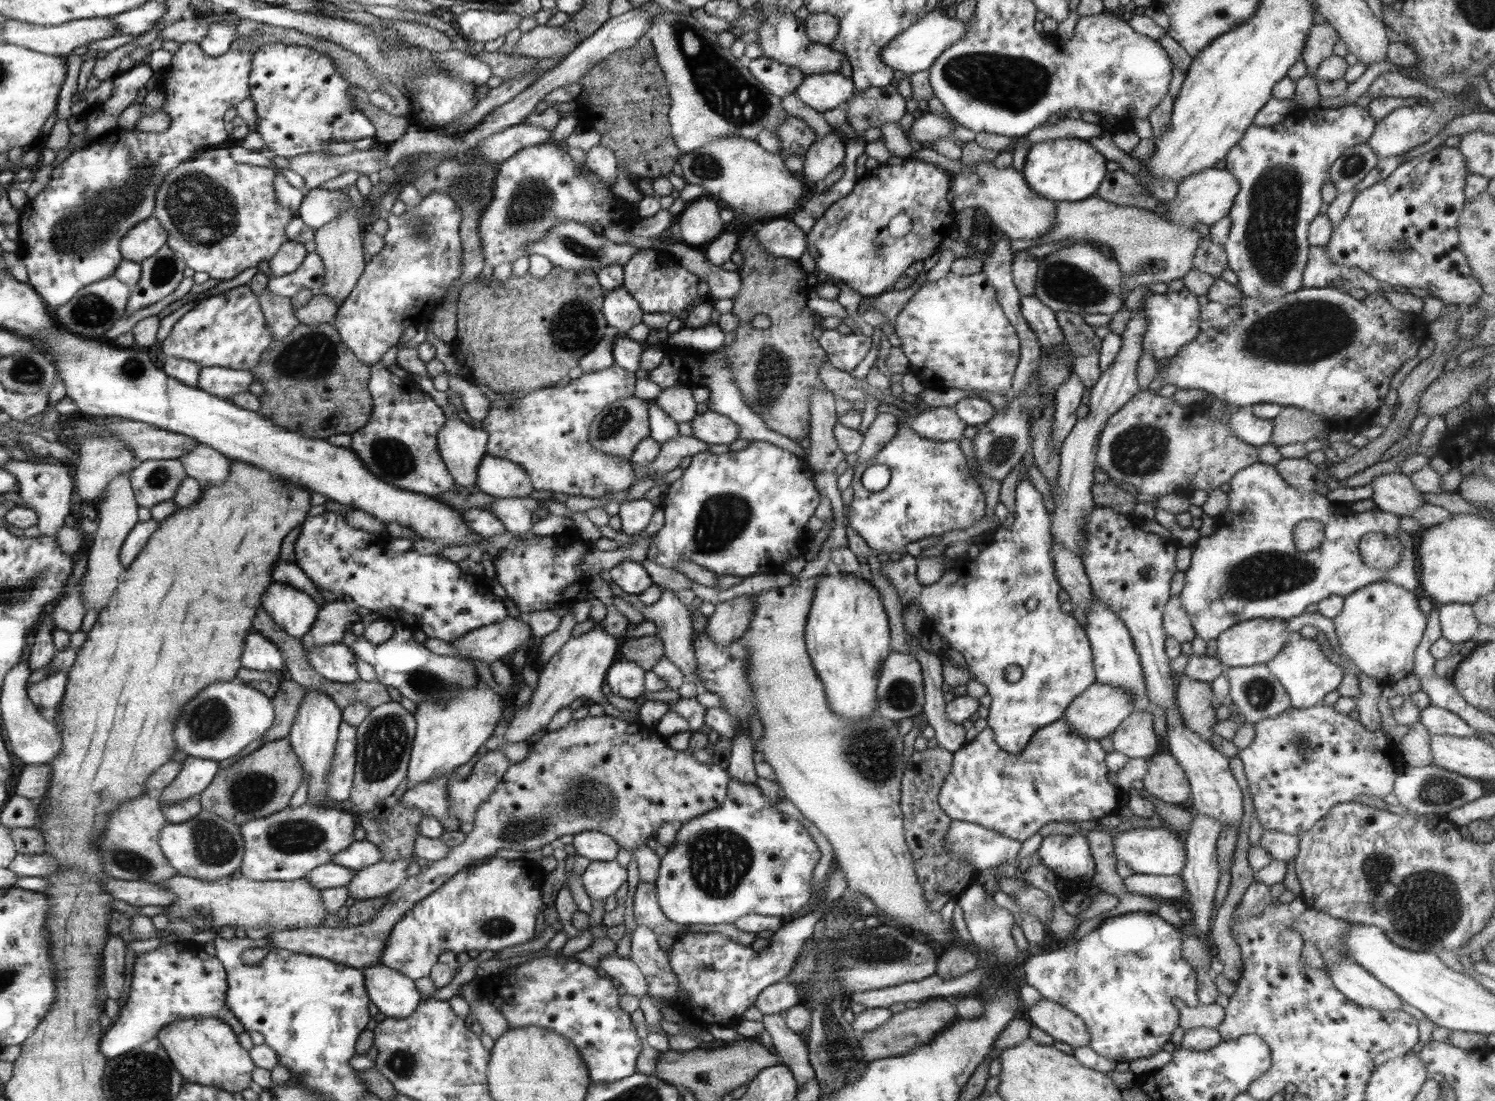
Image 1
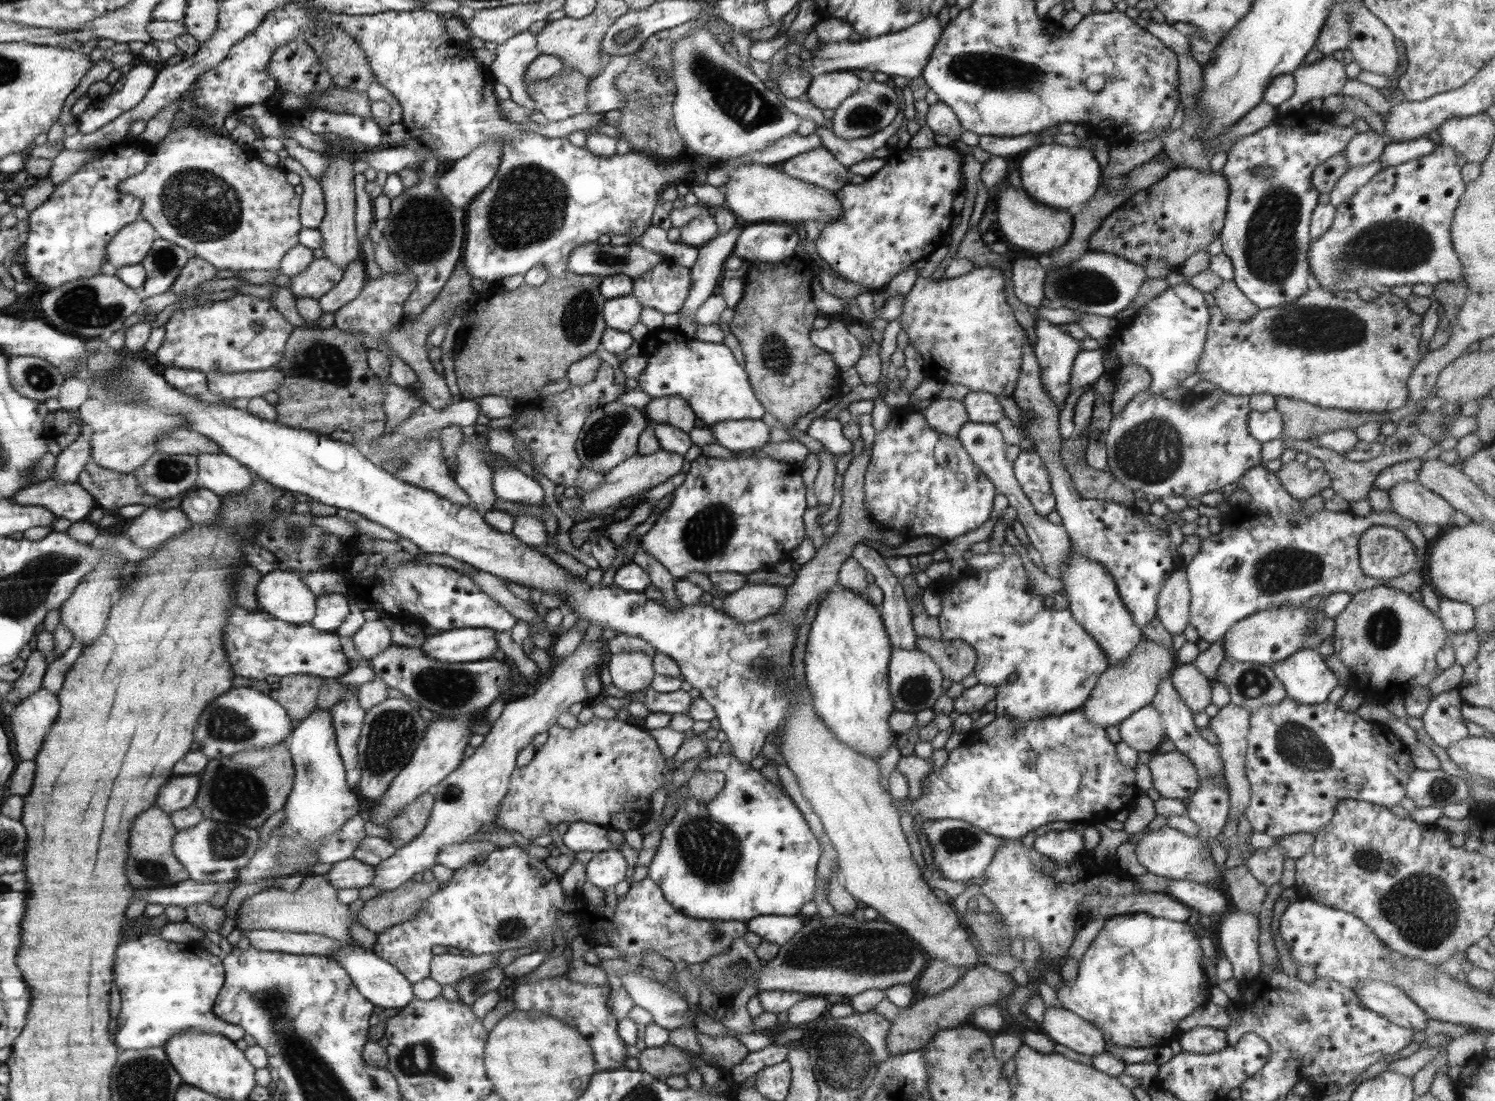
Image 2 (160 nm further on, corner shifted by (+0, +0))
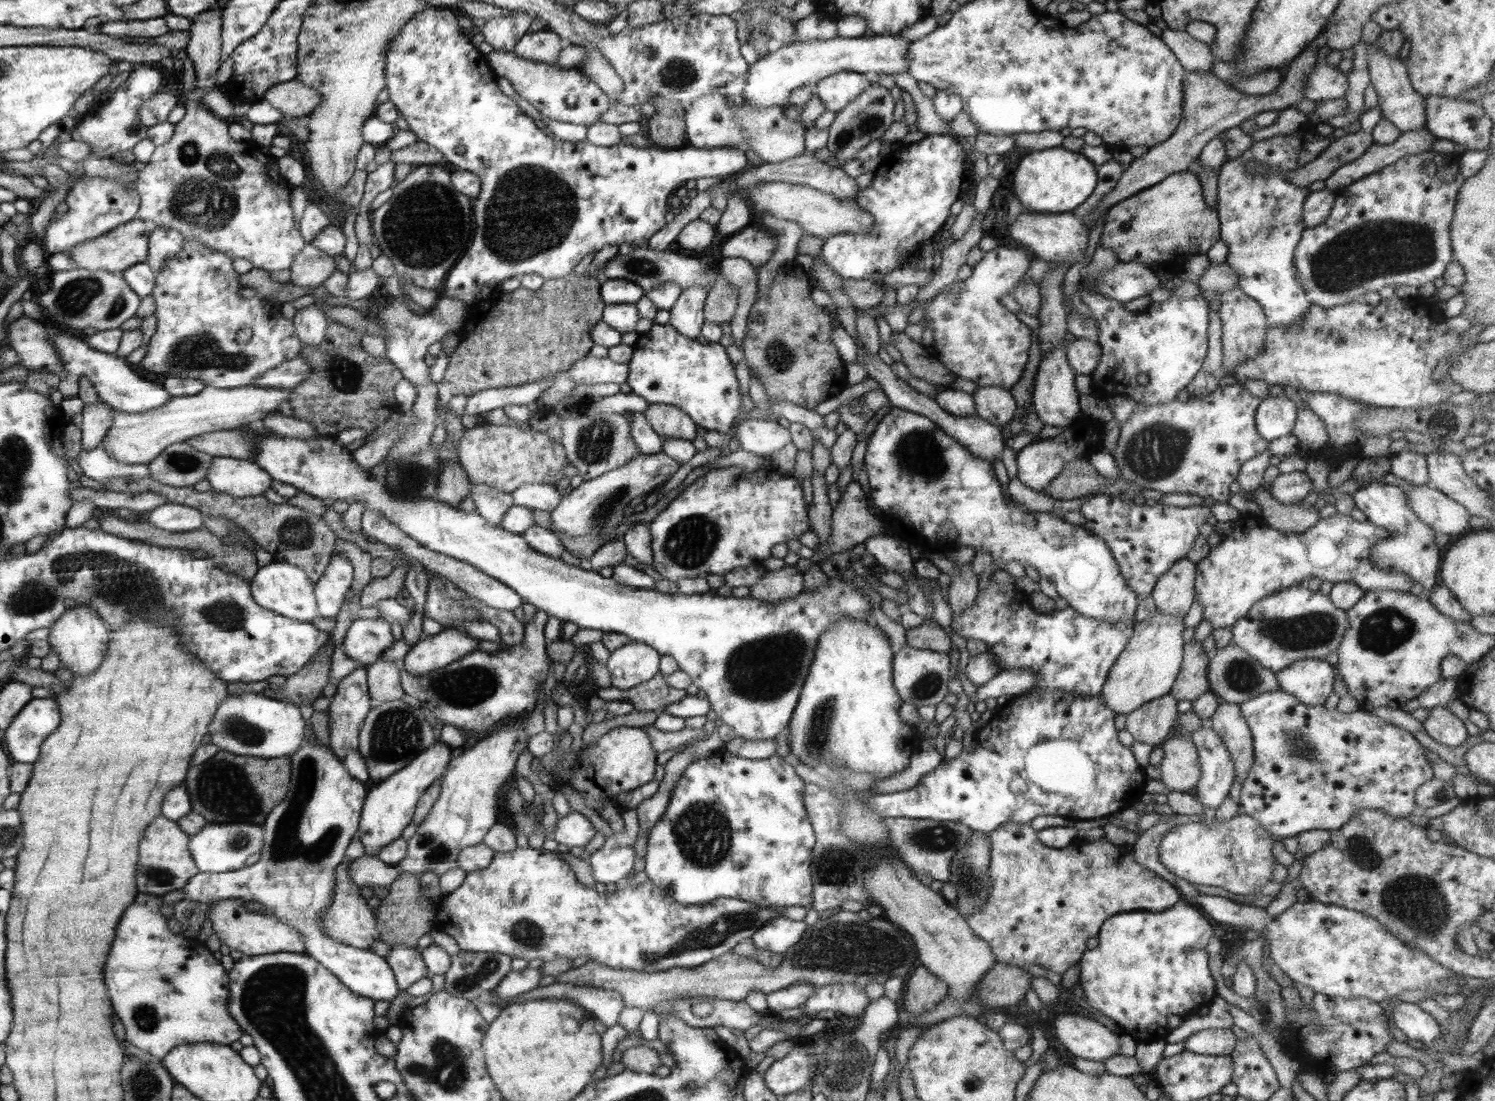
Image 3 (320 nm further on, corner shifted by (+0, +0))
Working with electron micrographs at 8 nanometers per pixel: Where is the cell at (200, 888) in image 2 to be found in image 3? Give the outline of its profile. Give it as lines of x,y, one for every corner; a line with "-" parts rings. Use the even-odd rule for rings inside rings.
306,738
306,741
300,747
298,753
294,753
294,755
290,757
290,761
292,762
292,780
289,784
289,792
285,796
285,799
278,804
277,807
273,808
273,811
270,812
265,823
262,825
262,828
265,831
265,848
260,851
260,859
253,865
244,866
238,870
225,873
205,873
200,870
199,873
196,876
193,876
193,878
189,880
189,883
181,889
185,892
184,900
186,900
186,898
190,900
198,900
198,902
208,905
214,904
214,902
218,902
220,900
228,900
228,898
238,898
244,901
258,902
266,907
266,910
270,915
277,916
277,918
284,924
288,924
292,928
295,928
296,932
300,932
301,936
304,936
304,943
306,944
305,953
308,956
314,957
314,960
320,961
327,969
329,969
330,972
334,973
334,976
340,977
340,979
355,993
359,993
365,997
370,997
372,1000
387,1000
390,1002
402,990
400,989
400,985
397,984
396,975
393,972
391,965
385,959
385,956
378,956
377,953
370,949
354,948
350,945
342,944
341,941
334,940
333,937
331,937
329,933
326,933
325,929
321,927
321,917
327,908
330,907
330,904
333,903
334,893
336,891
337,875
334,869
338,864
340,864
340,862
342,862
344,852
346,852
346,848
348,844
350,844
352,836
354,836
356,832
360,831
361,810
364,806
365,799
368,798
369,783
359,781
357,777
348,773
348,770
346,770
346,768
340,763
339,758
334,755
332,748
330,749
326,747
320,743
318,739
307,740

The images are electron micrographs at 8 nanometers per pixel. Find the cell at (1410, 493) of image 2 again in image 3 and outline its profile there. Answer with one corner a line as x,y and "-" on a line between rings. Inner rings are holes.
1430,484
1415,486
1414,489
1406,492
1410,508
1435,532
1447,534
1448,536
1462,536
1470,532
1471,527
1468,519
1471,512
1463,504
1456,502
1452,497
1433,489

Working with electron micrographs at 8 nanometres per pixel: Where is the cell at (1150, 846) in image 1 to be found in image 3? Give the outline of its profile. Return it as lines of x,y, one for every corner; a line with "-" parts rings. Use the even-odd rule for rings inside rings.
1239,811
1230,820
1218,820
1213,814
1212,823
1190,822
1173,826
1159,840
1159,859
1172,874
1184,878
1191,884
1200,886
1221,886
1235,895
1250,895
1271,881
1274,865
1277,863
1272,853
1272,844
1279,838
1268,832
1255,818

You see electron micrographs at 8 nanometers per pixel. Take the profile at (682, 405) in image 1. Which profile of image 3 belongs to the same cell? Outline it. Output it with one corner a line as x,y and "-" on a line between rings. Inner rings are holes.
649,404
644,412
651,428
662,439
693,441
698,434
698,426
689,413
670,404

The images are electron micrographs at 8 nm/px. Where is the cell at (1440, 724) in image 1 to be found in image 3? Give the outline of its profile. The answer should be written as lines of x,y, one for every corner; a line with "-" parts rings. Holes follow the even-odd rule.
1448,704
1430,710
1422,726
1436,742
1448,748
1458,749
1462,744
1466,744
1468,731
1464,720
1450,712

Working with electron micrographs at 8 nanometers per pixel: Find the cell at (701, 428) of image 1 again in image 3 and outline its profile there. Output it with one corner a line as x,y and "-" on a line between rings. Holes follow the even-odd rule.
742,420
733,425
731,436
740,442
740,449
758,456
774,456
790,441
788,428
767,420

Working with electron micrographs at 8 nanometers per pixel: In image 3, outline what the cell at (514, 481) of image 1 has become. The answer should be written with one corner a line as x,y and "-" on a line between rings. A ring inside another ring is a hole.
550,483
546,484
523,484
510,496
514,504
529,508
531,511
546,510
552,512
562,500
563,492

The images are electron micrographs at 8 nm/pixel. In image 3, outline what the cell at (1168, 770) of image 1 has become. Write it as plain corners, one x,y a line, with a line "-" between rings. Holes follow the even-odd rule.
1178,735
1169,736
1161,745
1164,750
1164,758
1157,766
1161,770
1161,781
1168,790
1190,793
1201,777
1200,762
1196,745
1192,740

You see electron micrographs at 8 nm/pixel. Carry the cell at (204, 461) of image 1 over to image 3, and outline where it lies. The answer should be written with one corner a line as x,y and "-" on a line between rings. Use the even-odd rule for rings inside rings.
218,456
213,458
206,478
216,492
238,498
260,496
273,481
271,474
254,461

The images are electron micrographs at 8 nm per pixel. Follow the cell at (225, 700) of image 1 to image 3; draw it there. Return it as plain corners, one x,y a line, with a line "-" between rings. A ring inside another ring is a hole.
262,692
262,694
242,694
242,696
227,698
217,708
213,722
209,724
209,733
211,741
218,745
218,750
237,753
240,756
278,759
284,756
292,757
294,753
298,753
306,741
306,726
307,723
298,706
290,704
290,702
274,700
269,692

